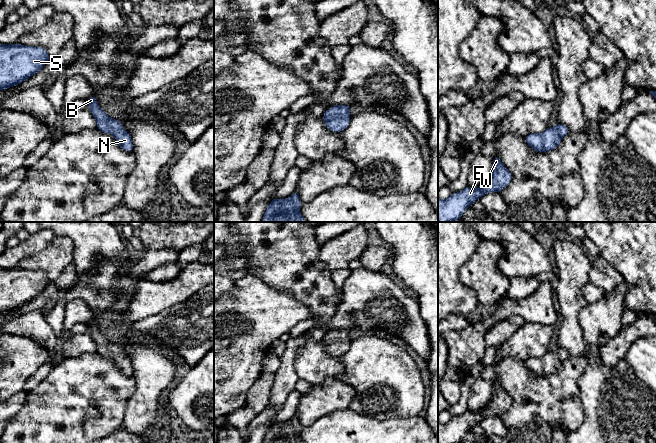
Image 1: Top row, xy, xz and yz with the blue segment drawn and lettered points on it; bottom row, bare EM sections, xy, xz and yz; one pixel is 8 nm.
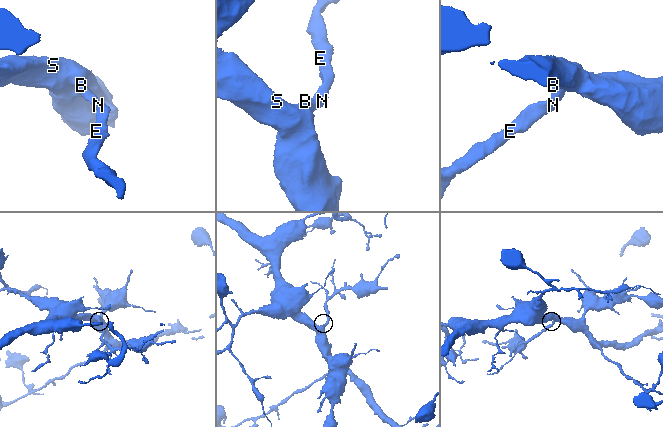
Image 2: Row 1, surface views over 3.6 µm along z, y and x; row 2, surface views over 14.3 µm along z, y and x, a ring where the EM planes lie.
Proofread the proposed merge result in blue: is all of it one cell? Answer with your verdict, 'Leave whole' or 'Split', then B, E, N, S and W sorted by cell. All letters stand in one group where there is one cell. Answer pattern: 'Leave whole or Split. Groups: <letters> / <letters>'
Leave whole. Groups: B E N S W

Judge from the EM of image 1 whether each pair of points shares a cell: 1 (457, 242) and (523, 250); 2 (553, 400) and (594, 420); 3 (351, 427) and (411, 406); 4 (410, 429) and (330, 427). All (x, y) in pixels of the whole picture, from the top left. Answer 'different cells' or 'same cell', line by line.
1: different cells
2: different cells
3: different cells
4: same cell

